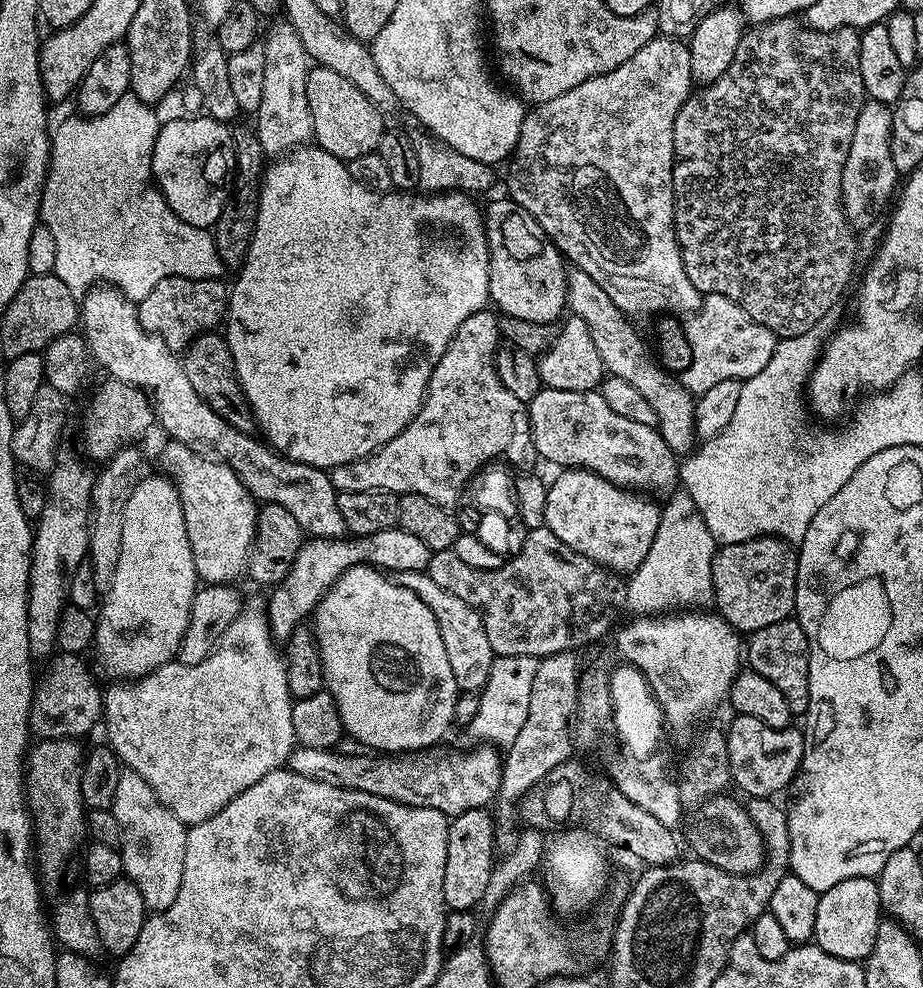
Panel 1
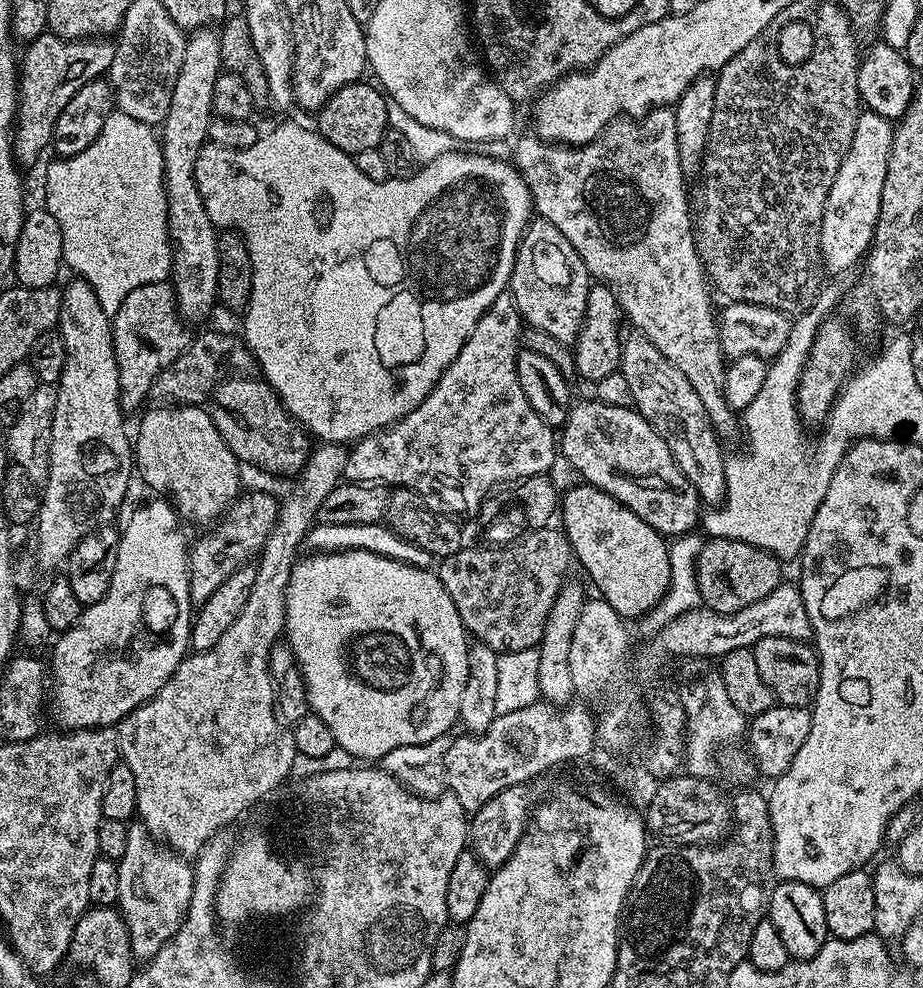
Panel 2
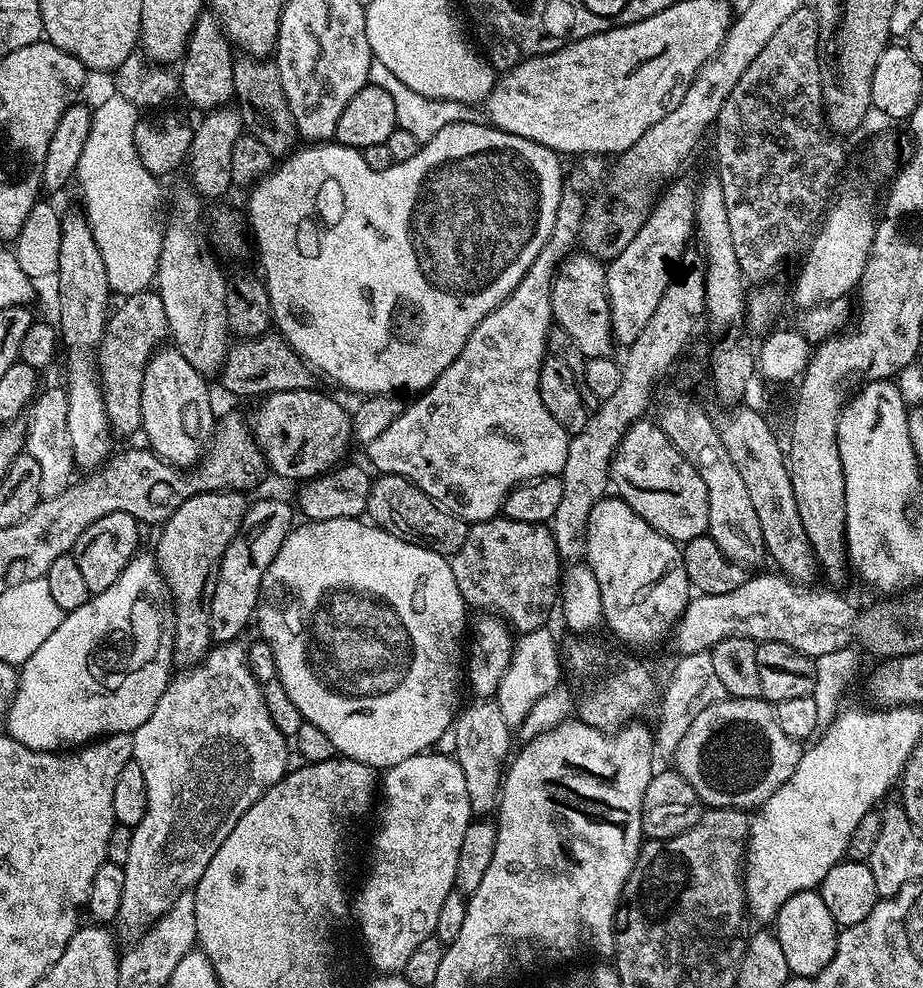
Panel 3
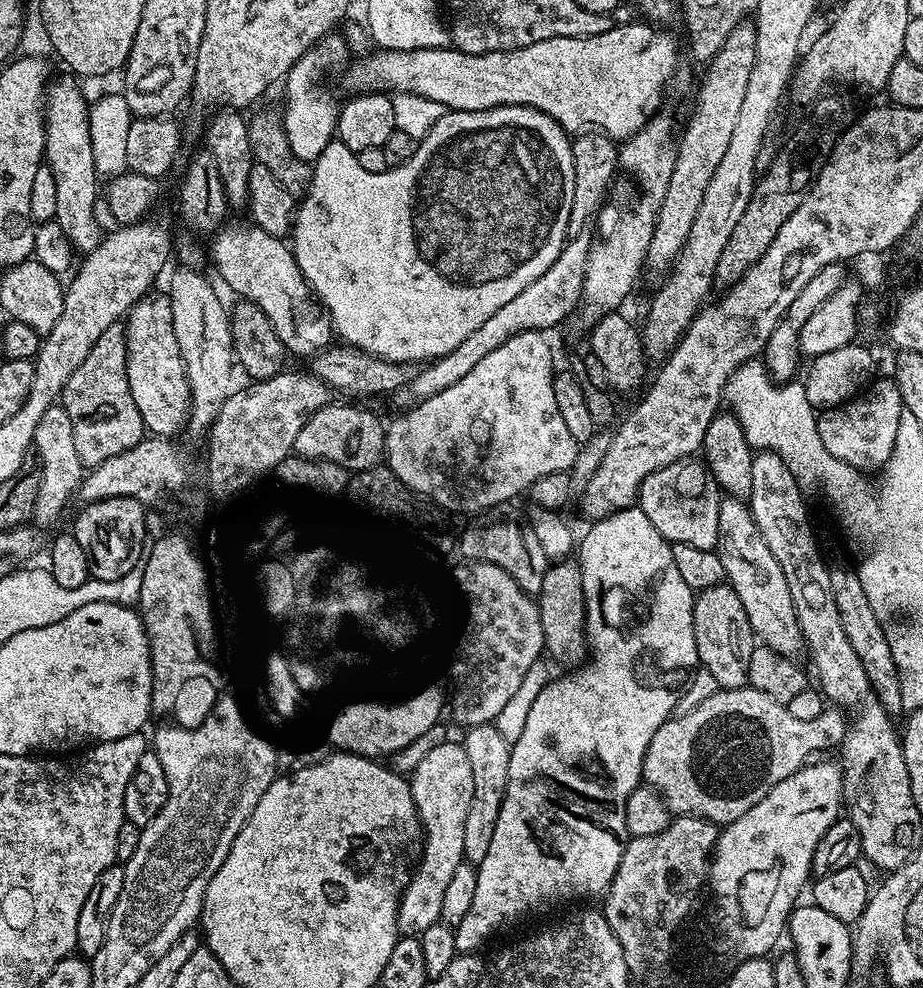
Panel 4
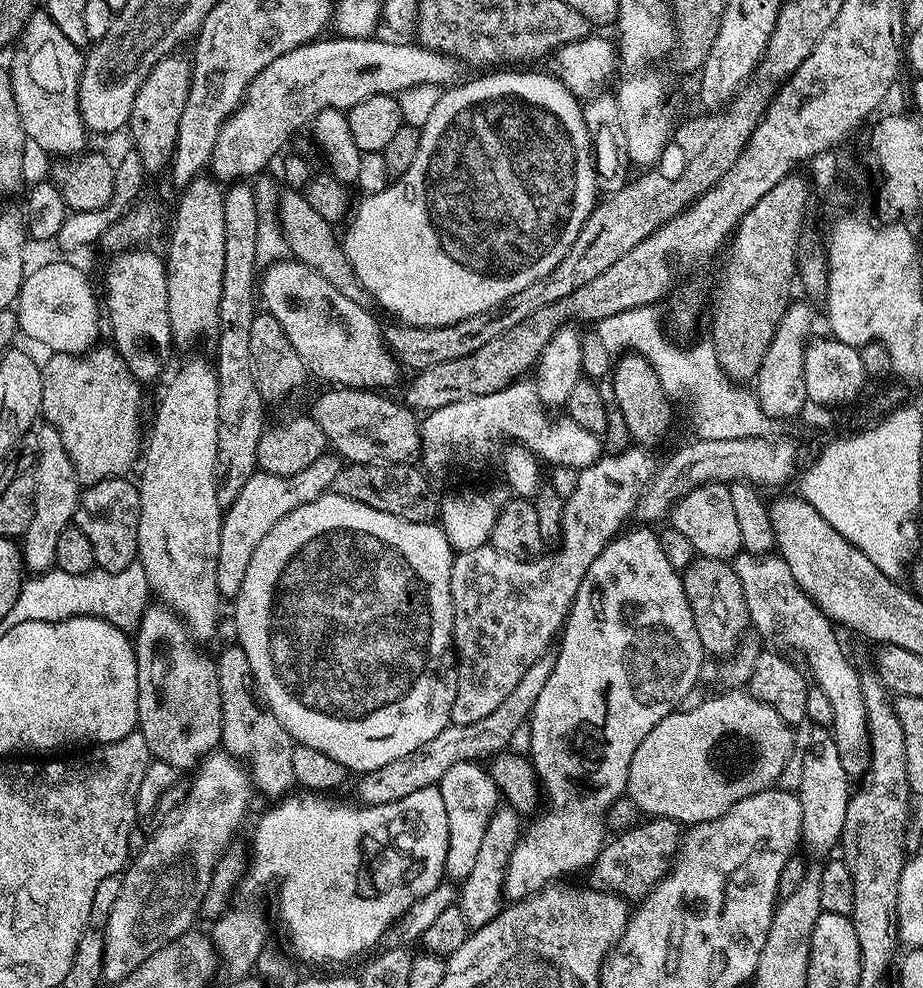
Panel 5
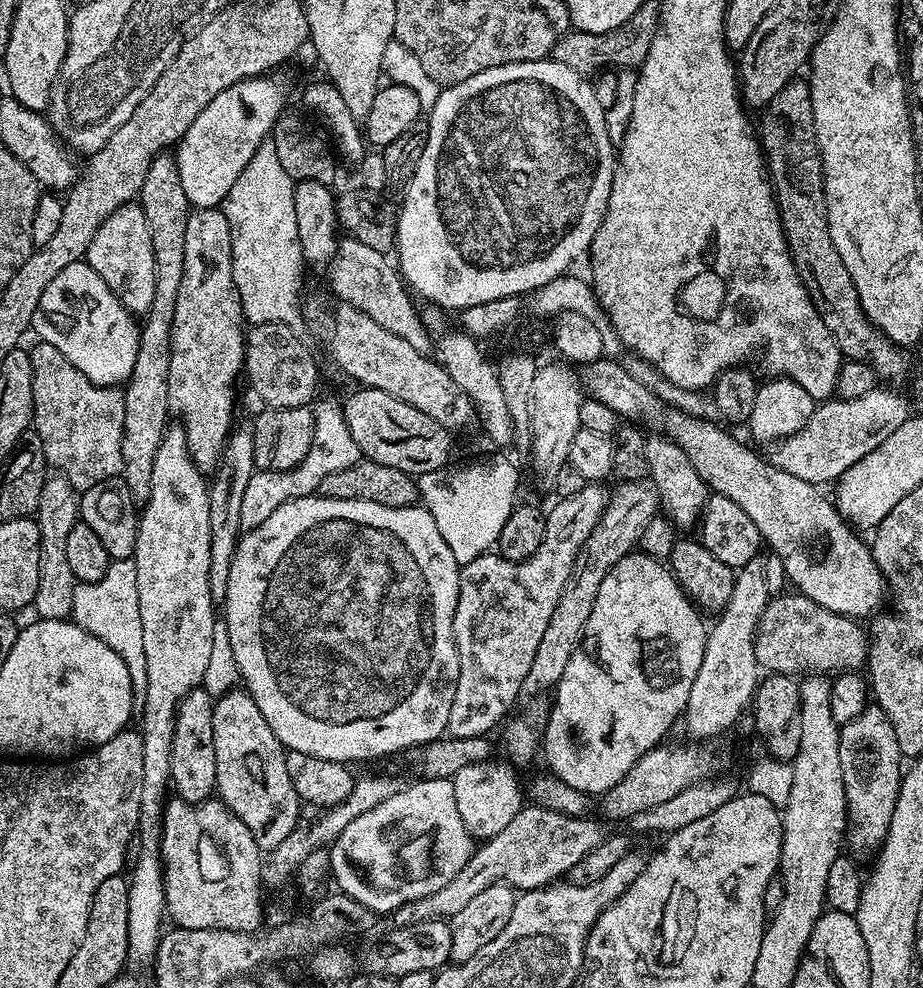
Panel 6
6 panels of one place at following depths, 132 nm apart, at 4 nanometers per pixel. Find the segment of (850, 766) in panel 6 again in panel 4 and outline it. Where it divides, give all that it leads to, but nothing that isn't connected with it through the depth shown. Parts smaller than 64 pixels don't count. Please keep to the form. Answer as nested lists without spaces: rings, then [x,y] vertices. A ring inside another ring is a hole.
[[[725,495],[720,502],[719,518],[718,518],[718,532],[720,534],[720,543],[718,545],[718,551],[722,558],[722,566],[724,567],[724,575],[727,583],[732,585],[732,589],[738,594],[738,598],[742,598],[742,607],[746,610],[746,618],[750,618],[750,626],[757,637],[767,647],[778,650],[783,656],[791,656],[793,658],[799,657],[799,652],[805,651],[804,635],[798,624],[798,614],[794,610],[794,598],[790,596],[790,586],[786,584],[786,574],[782,574],[782,566],[778,566],[778,558],[774,558],[774,553],[771,552],[770,546],[766,546],[766,538],[762,538],[762,530],[758,530],[758,522],[754,522],[752,517],[752,510],[743,499],[736,496]]]

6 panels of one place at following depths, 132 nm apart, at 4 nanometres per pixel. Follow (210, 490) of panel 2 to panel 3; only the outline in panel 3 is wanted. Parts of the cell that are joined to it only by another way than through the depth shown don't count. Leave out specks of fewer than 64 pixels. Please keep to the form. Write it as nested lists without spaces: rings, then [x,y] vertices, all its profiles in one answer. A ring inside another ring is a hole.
[[[162,346],[152,354],[142,380],[142,436],[160,459],[187,470],[205,455],[217,417],[212,417],[212,396],[204,382],[205,373],[194,370],[175,346]]]

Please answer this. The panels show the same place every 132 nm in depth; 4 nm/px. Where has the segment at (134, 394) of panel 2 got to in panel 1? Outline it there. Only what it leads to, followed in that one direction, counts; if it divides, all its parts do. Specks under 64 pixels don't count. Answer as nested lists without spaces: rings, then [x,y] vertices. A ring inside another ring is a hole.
[[[162,278],[162,282],[158,282],[158,286],[138,302],[136,313],[146,331],[160,336],[172,352],[183,353],[195,336],[221,327],[228,311],[230,291],[229,285],[224,283],[223,279]]]

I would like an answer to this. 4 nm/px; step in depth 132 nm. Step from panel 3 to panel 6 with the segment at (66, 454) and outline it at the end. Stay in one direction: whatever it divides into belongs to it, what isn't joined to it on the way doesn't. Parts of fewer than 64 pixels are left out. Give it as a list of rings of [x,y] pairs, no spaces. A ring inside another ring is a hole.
[[[59,474],[49,475],[42,486],[42,498],[38,502],[34,513],[38,534],[40,535],[38,590],[36,591],[34,609],[36,608],[37,612],[35,615],[41,620],[66,620],[71,617],[72,607],[74,606],[74,590],[78,581],[74,578],[74,574],[70,574],[70,565],[66,558],[66,538],[70,534],[70,530],[74,530],[79,514],[80,502],[76,489],[70,486],[70,482],[64,476]]]

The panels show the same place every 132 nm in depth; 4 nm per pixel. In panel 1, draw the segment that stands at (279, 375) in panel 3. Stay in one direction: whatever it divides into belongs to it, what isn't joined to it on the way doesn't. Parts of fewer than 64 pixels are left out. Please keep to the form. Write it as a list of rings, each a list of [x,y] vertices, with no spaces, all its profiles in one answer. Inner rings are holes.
[[[111,378],[105,381],[105,384],[89,398],[88,405],[84,408],[84,421],[80,424],[80,440],[84,443],[85,452],[83,455],[89,461],[107,462],[119,448],[140,442],[136,440],[142,439],[156,424],[152,402],[143,390]]]

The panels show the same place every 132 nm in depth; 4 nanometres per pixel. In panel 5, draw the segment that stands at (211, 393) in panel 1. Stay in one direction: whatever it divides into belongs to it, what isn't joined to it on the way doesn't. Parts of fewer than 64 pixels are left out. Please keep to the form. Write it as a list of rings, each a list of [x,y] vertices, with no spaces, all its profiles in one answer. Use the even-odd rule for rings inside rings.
[[[339,386],[329,387],[312,404],[310,415],[322,434],[326,434],[329,445],[345,461],[353,464],[398,464],[408,462],[420,451],[420,426],[415,411],[403,403],[395,404],[387,400],[387,395],[376,390],[365,390],[362,388],[341,388]]]

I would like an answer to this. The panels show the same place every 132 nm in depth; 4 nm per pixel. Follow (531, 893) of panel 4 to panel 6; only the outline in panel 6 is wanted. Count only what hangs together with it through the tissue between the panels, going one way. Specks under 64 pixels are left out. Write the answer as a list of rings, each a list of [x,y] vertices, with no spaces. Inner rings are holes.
[[[633,550],[602,578],[584,636],[556,684],[556,697],[550,700],[542,756],[552,767],[551,775],[566,782],[566,786],[574,786],[574,790],[599,797],[609,792],[642,754],[657,747],[663,741],[660,739],[673,731],[673,724],[683,717],[684,707],[688,705],[698,666],[702,666],[706,624],[700,621],[699,615],[697,605],[688,599],[667,563],[642,551]]]

